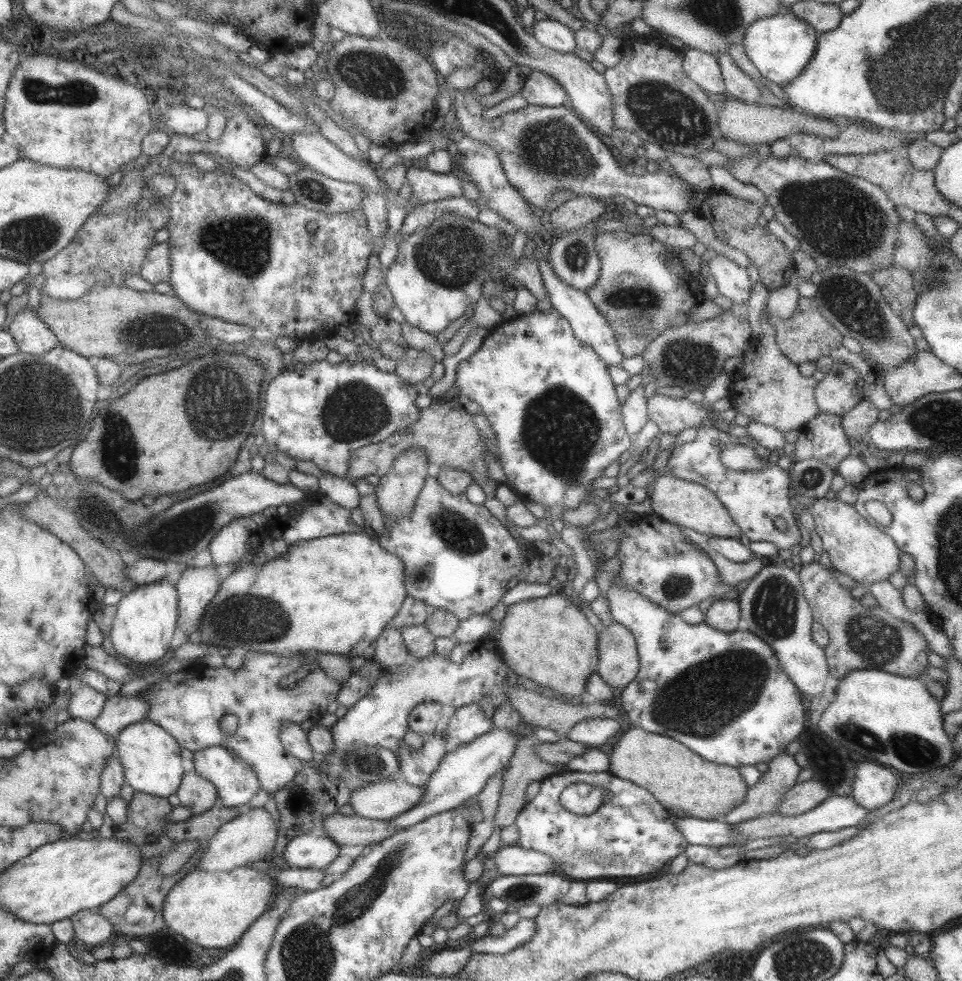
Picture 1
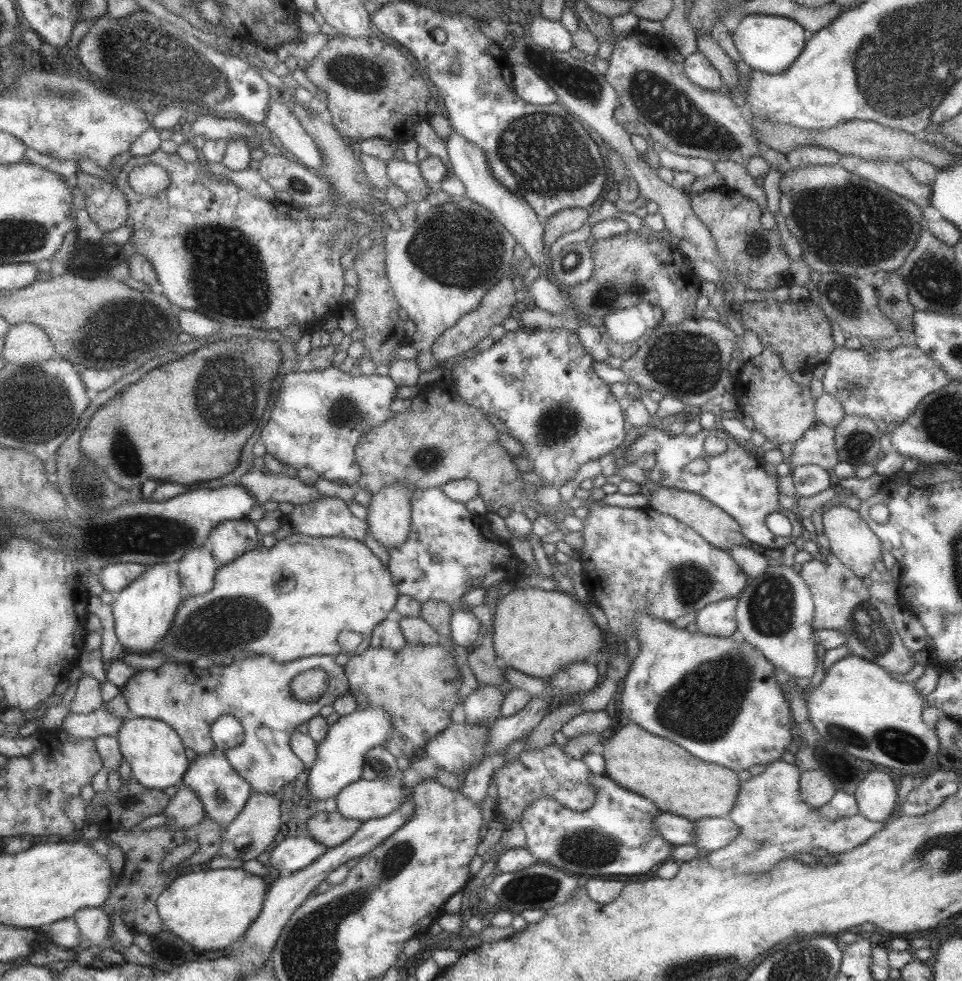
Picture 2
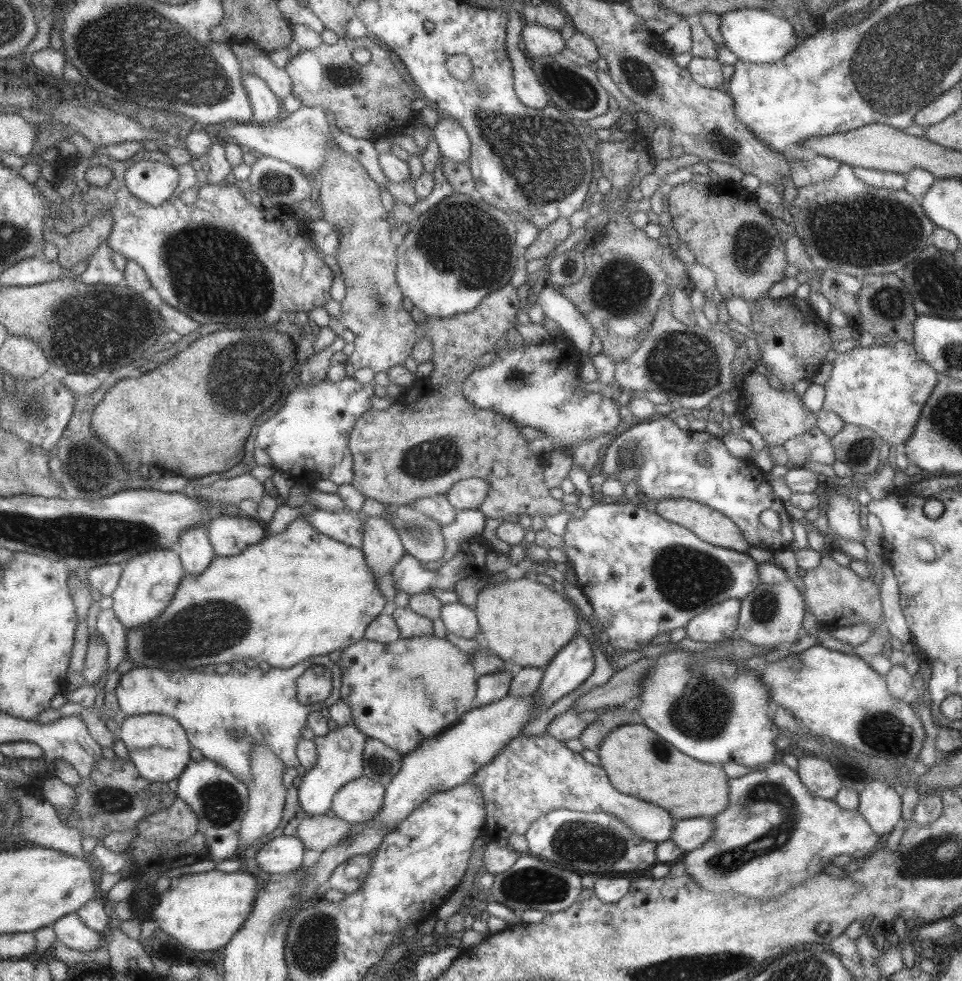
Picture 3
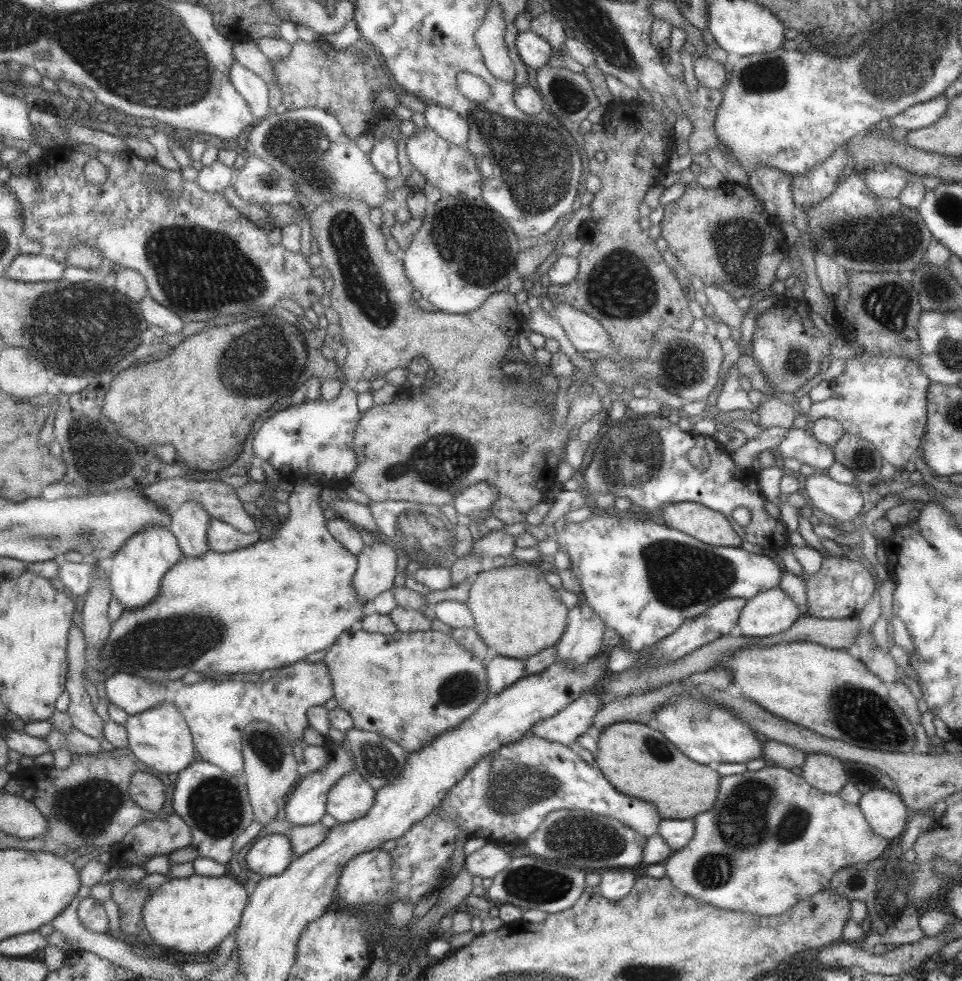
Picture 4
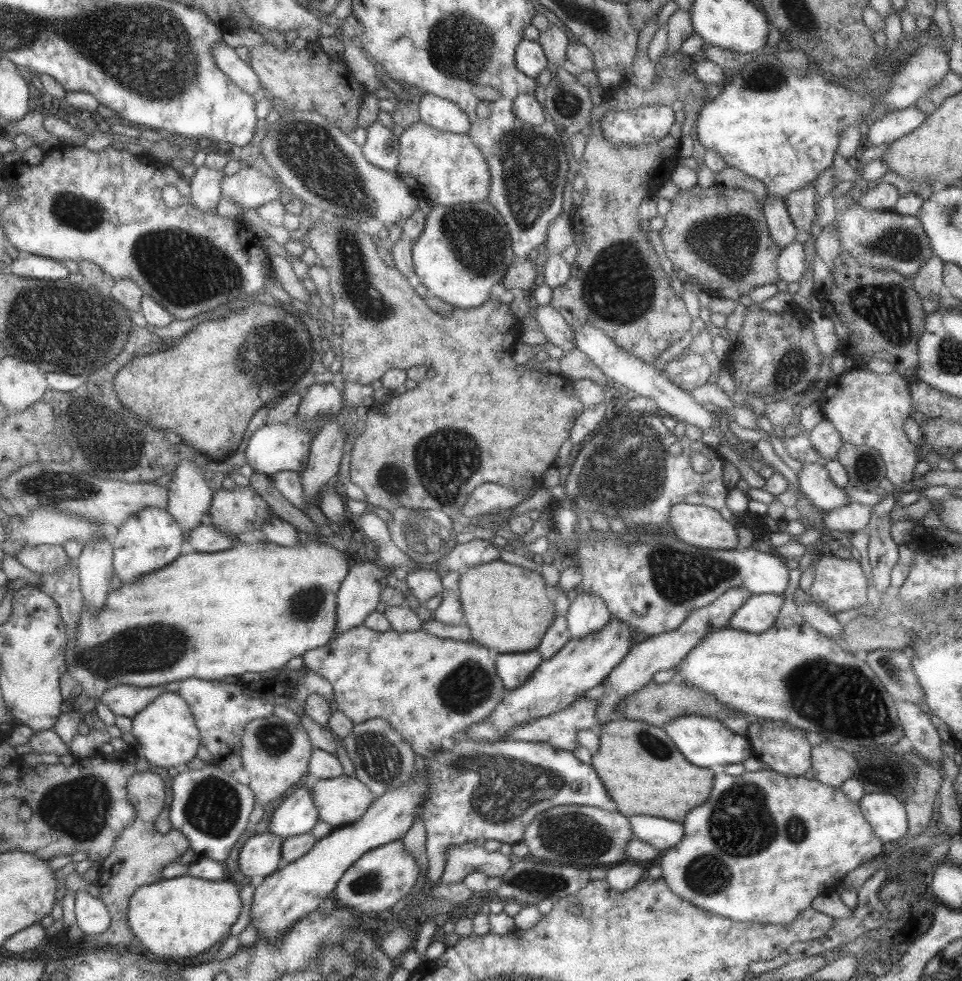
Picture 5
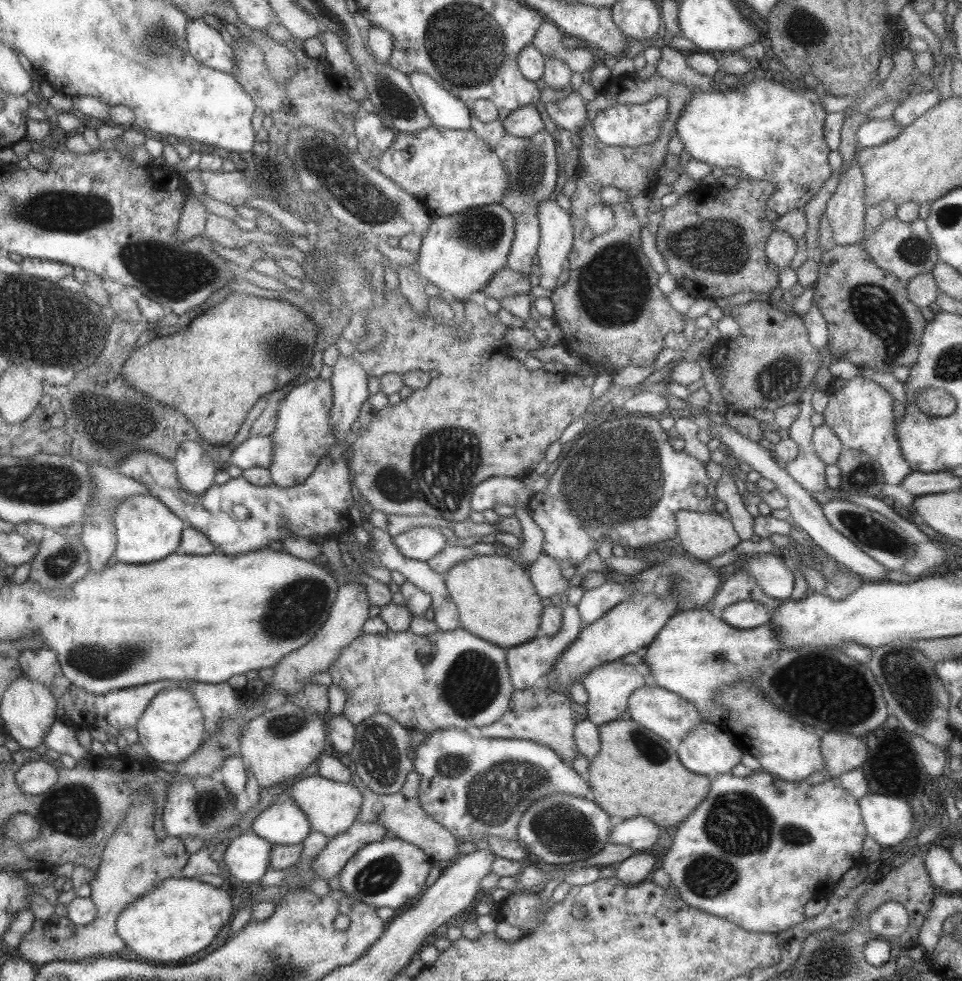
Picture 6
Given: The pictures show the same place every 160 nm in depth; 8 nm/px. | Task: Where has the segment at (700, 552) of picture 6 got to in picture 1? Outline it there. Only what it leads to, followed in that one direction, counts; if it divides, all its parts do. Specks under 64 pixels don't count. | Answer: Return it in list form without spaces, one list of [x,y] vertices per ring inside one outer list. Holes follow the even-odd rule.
[[[669,474],[659,475],[651,480],[648,495],[654,514],[663,521],[691,529],[707,537],[742,539],[740,529],[717,497],[696,482],[687,482]]]

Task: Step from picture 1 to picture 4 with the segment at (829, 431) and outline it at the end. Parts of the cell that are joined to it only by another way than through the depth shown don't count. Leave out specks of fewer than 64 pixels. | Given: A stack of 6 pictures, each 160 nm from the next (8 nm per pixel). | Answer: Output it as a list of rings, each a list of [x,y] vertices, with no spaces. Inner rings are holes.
[[[789,428],[776,449],[781,456],[793,458],[816,470],[828,469],[835,461],[832,447],[817,442],[809,429]]]

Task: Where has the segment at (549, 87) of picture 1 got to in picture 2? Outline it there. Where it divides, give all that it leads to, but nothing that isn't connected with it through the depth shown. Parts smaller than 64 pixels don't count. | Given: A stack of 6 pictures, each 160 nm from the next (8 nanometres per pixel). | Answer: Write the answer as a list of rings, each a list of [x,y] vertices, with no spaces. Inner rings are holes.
[[[515,63],[511,65],[512,85],[519,98],[527,104],[544,105],[557,102],[548,82],[537,76],[531,68]]]

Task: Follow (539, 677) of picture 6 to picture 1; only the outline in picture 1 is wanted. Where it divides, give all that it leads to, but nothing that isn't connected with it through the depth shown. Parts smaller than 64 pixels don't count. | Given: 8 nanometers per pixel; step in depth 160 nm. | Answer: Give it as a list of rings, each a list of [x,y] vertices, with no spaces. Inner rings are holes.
[[[473,703],[457,707],[449,716],[443,730],[443,741],[448,749],[467,744],[493,730],[492,720],[485,718],[479,705]]]

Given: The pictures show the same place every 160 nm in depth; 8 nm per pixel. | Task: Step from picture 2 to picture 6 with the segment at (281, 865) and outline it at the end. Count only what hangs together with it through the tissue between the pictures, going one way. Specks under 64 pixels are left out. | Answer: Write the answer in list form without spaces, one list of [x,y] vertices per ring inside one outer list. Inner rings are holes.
[[[245,831],[229,841],[223,852],[223,862],[237,880],[253,886],[269,868],[271,847],[264,838]]]

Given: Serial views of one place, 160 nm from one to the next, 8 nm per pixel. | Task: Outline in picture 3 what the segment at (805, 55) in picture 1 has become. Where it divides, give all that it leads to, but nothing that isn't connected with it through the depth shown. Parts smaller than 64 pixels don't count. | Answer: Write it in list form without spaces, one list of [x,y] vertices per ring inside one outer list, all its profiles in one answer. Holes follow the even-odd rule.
[[[740,8],[724,12],[719,21],[719,32],[725,47],[733,52],[739,61],[754,63],[770,63],[783,58],[786,54],[795,50],[797,46],[797,36],[793,33],[793,26],[784,17],[779,17],[777,13],[762,8]]]

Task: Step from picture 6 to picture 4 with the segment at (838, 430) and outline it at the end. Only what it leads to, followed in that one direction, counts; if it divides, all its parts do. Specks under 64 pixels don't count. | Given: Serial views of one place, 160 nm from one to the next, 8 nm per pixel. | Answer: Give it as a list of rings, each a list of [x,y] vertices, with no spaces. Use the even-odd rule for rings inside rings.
[[[881,354],[868,355],[865,362],[849,358],[842,373],[830,382],[832,396],[811,402],[807,418],[836,420],[844,432],[871,442],[885,462],[904,473],[904,466],[923,440],[929,384],[918,363],[907,358]]]

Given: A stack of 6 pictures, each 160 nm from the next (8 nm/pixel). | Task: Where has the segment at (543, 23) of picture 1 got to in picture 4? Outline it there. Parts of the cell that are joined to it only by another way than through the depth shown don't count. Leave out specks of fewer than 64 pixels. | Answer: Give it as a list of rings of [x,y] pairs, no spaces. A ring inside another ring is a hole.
[[[528,29],[519,32],[515,38],[515,47],[521,62],[535,71],[545,66],[551,54],[555,53],[545,39]]]

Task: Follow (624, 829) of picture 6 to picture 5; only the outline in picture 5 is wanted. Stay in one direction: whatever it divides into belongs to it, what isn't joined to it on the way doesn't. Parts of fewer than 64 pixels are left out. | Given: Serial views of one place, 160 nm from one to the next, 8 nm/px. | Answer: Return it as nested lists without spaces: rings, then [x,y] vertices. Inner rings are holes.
[[[632,814],[628,816],[628,823],[635,839],[650,844],[657,850],[675,846],[684,835],[681,822],[671,822],[666,818]]]

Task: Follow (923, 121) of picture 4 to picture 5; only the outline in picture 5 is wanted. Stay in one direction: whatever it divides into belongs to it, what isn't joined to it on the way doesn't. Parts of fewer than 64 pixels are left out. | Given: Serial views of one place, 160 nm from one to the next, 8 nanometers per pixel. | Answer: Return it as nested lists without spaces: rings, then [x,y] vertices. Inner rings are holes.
[[[913,106],[889,110],[881,116],[876,116],[868,126],[866,145],[890,144],[900,136],[915,130],[926,116],[927,114]]]

